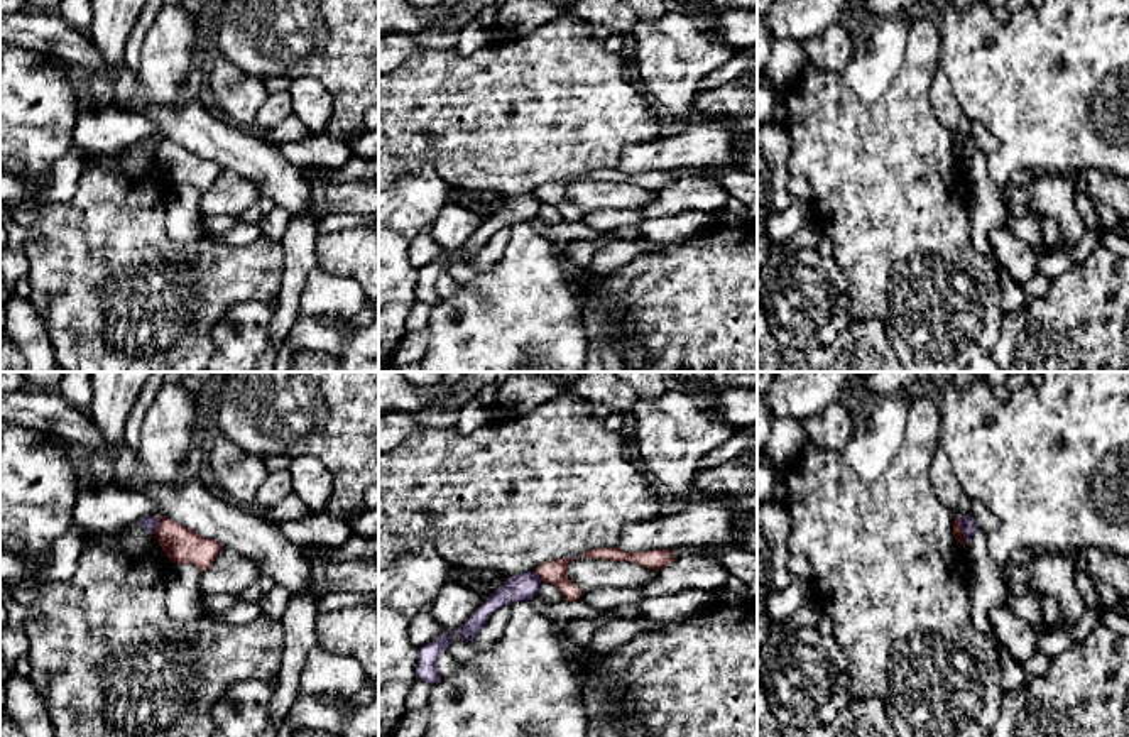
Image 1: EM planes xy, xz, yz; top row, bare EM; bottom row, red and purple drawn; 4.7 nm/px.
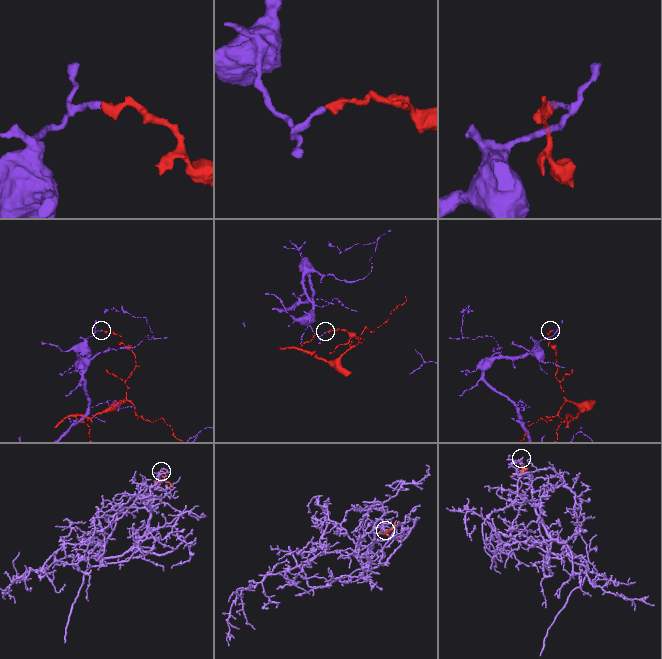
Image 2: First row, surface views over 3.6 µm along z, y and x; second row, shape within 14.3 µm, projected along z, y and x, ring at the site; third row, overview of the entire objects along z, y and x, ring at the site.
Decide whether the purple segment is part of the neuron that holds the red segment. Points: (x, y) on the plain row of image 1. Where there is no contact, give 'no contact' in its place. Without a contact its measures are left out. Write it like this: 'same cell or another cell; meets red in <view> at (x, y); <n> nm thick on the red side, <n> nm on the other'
another cell; meets red in yz at (960, 151); 50 nm thick on the red side, 70 nm on the other

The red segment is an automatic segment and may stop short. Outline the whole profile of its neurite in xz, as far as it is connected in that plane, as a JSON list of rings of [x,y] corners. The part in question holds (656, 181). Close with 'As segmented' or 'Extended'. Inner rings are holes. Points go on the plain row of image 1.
[[[619,167],[617,169],[593,169],[576,179],[581,179],[581,177],[592,179],[592,181],[629,183],[629,184],[641,186],[644,189],[651,189],[654,193],[659,193],[674,183],[669,171],[625,174]]]. As segmented

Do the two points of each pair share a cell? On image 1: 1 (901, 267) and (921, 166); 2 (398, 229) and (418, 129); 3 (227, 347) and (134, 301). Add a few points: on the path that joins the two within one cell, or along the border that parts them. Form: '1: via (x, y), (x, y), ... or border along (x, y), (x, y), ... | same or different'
1: via (901, 242), (901, 191) | same
2: border along (396, 180), (430, 166), (448, 185) | different
3: border along (234, 306), (223, 315), (212, 333), (212, 354) | different

